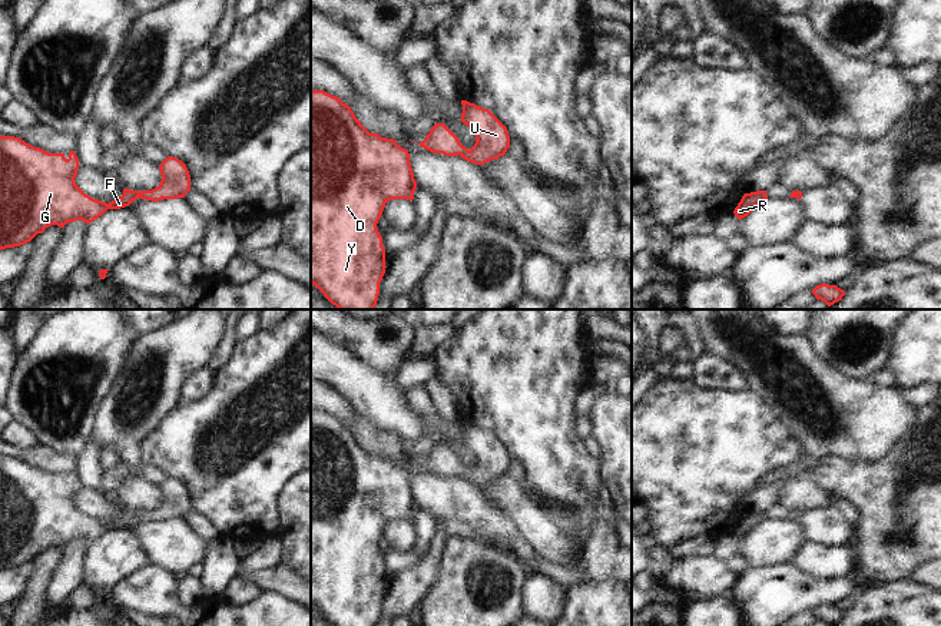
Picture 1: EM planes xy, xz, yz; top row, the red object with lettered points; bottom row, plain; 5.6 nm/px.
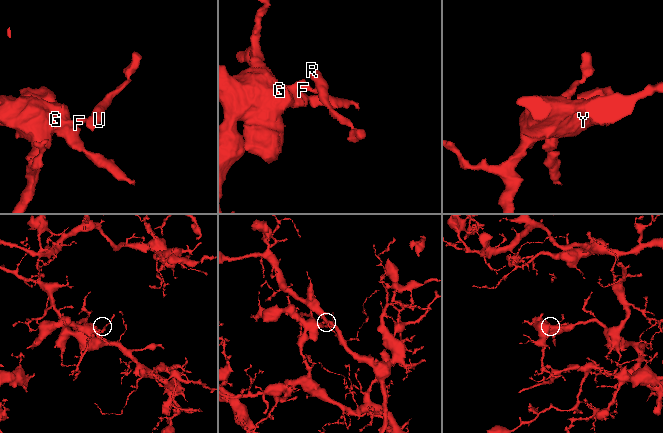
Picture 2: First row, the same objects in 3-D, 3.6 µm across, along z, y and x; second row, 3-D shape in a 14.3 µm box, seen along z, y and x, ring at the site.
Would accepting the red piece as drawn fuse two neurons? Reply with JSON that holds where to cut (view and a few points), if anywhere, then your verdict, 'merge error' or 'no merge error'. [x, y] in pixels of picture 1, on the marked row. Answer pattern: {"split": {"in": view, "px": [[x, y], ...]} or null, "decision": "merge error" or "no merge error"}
{"split": null, "decision": "no merge error"}

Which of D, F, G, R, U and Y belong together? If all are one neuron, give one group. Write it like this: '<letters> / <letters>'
D F G R U Y

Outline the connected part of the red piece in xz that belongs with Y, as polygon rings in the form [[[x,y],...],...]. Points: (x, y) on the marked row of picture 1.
[[[311,90],[311,284],[338,309],[374,309],[377,305],[387,268],[377,223],[388,201],[412,201],[415,189],[407,149],[394,139],[370,133],[339,97]]]

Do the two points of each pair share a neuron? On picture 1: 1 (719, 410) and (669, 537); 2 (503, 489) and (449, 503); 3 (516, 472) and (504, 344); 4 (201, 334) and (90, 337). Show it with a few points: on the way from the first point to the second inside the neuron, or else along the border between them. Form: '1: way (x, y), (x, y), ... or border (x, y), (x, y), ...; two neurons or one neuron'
1: way (713, 441), (695, 460), (695, 480), (681, 506); one neuron
2: border (480, 486), (483, 493), (507, 517); two neurons
3: border (509, 451), (519, 460), (523, 476), (532, 486); two neurons
4: border (139, 337), (132, 344), (122, 367); two neurons

